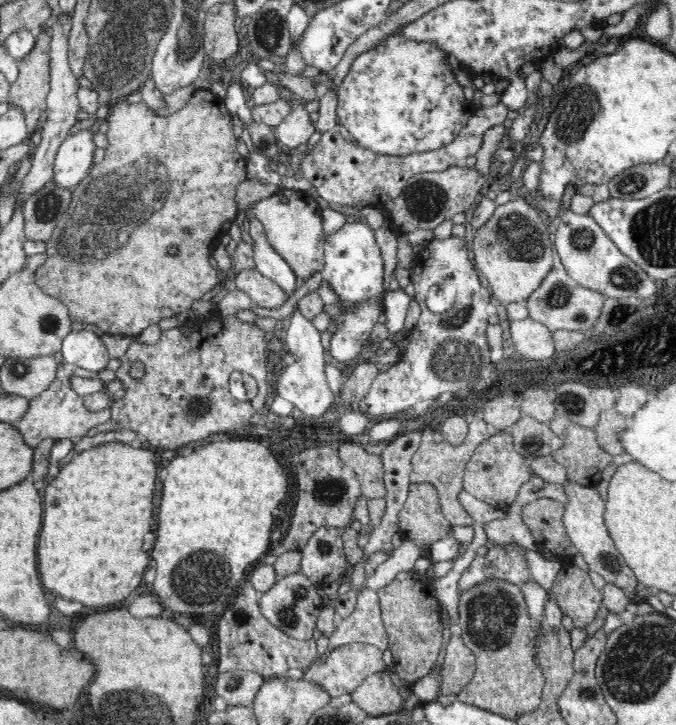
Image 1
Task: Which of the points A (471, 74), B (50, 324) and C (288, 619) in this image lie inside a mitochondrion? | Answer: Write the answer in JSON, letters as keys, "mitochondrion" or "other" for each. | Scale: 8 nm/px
{"A":"other","B":"other","C":"mitochondrion"}

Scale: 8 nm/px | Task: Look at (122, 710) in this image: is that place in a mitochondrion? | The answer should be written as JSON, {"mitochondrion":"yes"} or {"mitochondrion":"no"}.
{"mitochondrion":"yes"}

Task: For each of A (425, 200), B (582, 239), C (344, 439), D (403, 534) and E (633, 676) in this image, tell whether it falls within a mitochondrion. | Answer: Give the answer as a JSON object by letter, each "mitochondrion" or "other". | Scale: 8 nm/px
{"A":"mitochondrion","B":"mitochondrion","C":"other","D":"other","E":"mitochondrion"}

